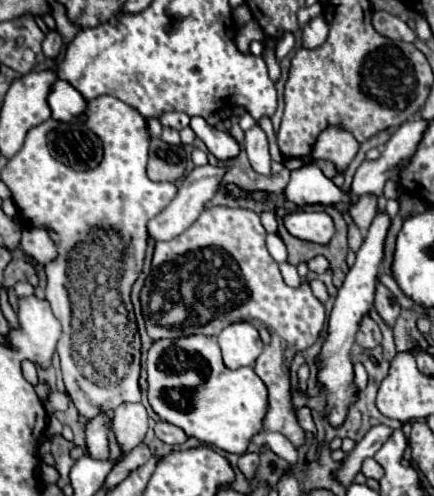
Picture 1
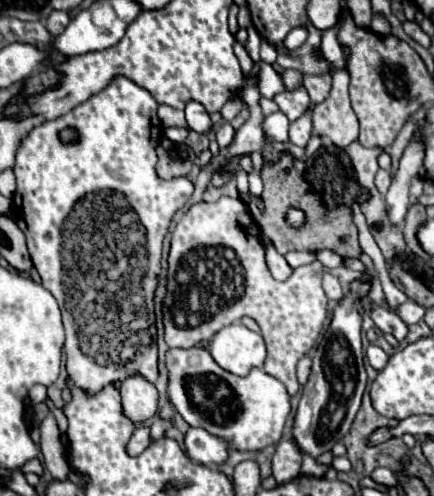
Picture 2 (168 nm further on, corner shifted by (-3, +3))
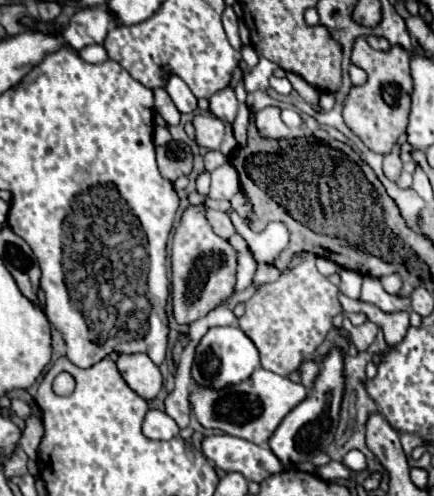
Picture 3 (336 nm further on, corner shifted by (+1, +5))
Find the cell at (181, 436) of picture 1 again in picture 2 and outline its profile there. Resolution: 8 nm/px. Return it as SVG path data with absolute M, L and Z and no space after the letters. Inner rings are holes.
M191 428L185 434L185 446L187 446L187 456L191 456L193 462L199 462L209 468L217 468L219 464L227 462L231 448L223 438L215 438L203 428Z

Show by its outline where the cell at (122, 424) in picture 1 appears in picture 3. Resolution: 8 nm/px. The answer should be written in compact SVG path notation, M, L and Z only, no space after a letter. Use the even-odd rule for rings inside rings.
M143 354L119 356L117 370L121 372L127 386L147 402L153 400L163 386L161 372L155 364L151 364L149 356L143 356Z

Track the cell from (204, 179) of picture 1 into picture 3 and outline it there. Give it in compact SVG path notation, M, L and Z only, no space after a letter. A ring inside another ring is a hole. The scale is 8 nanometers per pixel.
M265 108L257 112L255 116L255 126L259 130L259 136L269 138L269 140L281 140L289 138L289 128L279 118L279 108Z

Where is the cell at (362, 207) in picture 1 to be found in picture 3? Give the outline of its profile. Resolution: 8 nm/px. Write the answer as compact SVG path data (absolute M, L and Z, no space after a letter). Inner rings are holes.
M395 146L395 148L385 156L383 172L385 172L385 176L387 176L391 182L397 182L399 176L401 176L401 170L403 170L403 164L401 164L401 160L399 160L399 146Z

